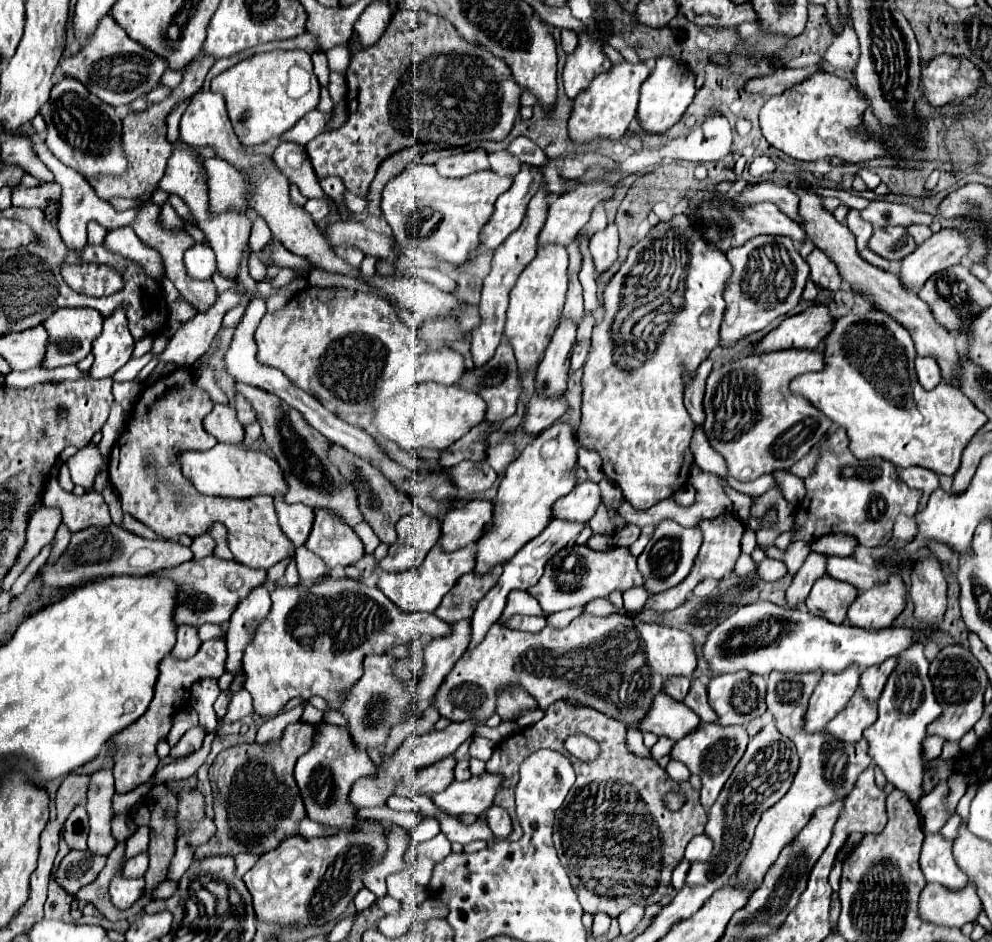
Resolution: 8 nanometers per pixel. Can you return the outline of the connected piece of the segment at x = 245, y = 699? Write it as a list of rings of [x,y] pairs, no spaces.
[[[240,689],[238,693],[232,695],[232,701],[228,705],[228,711],[224,717],[218,719],[218,727],[222,727],[224,723],[234,723],[234,721],[240,721],[242,717],[250,715],[252,713],[252,697],[246,689]]]

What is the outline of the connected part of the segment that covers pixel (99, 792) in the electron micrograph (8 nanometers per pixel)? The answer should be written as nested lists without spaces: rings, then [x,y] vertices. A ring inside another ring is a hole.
[[[112,769],[96,771],[88,785],[88,815],[90,815],[88,851],[92,855],[108,855],[116,845],[116,839],[110,833],[112,795],[114,795]]]

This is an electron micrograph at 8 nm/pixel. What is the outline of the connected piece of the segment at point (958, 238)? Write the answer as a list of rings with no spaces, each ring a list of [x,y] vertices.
[[[942,229],[900,261],[898,277],[906,289],[916,291],[926,283],[928,277],[932,277],[932,273],[960,263],[966,251],[968,243],[956,229]]]

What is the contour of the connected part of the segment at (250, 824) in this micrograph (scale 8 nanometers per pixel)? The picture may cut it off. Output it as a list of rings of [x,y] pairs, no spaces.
[[[308,723],[290,725],[280,741],[264,747],[252,743],[240,743],[218,753],[210,767],[210,781],[214,789],[214,823],[216,833],[206,845],[200,845],[194,853],[196,859],[216,855],[254,853],[262,855],[276,849],[282,841],[292,837],[306,817],[306,809],[294,781],[294,763],[298,755],[312,747],[314,727]]]

